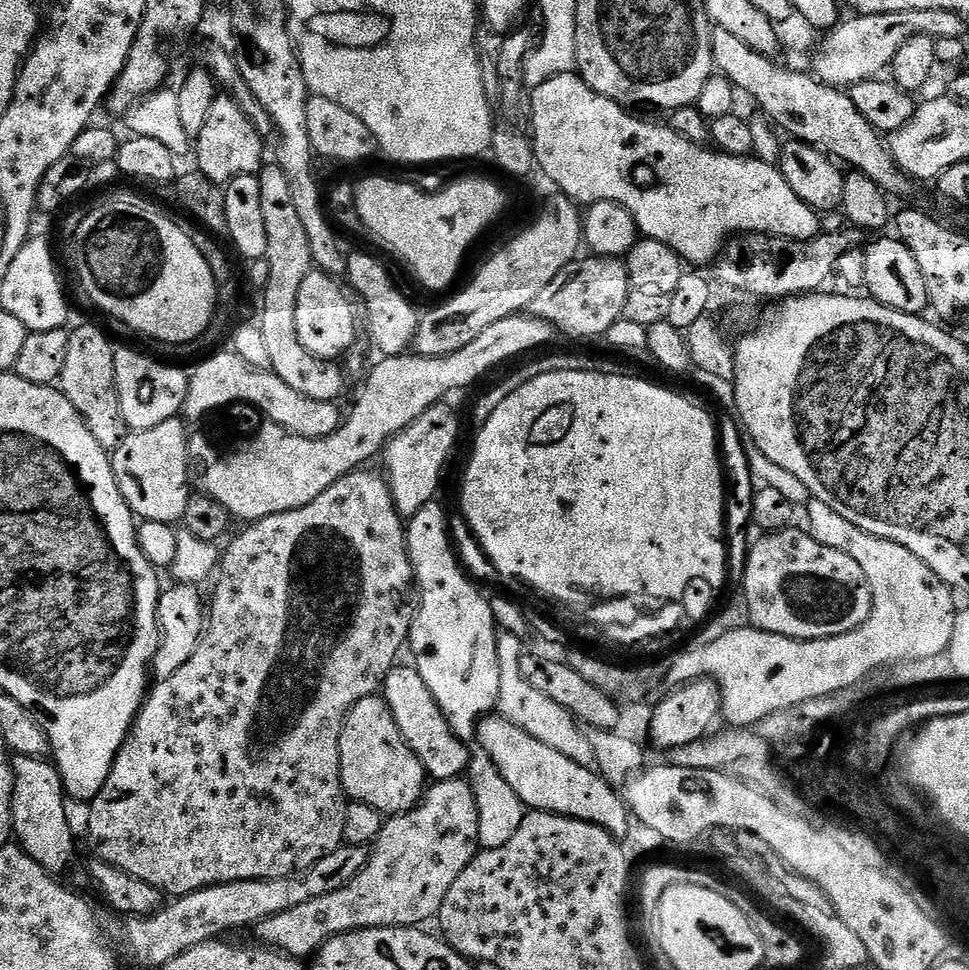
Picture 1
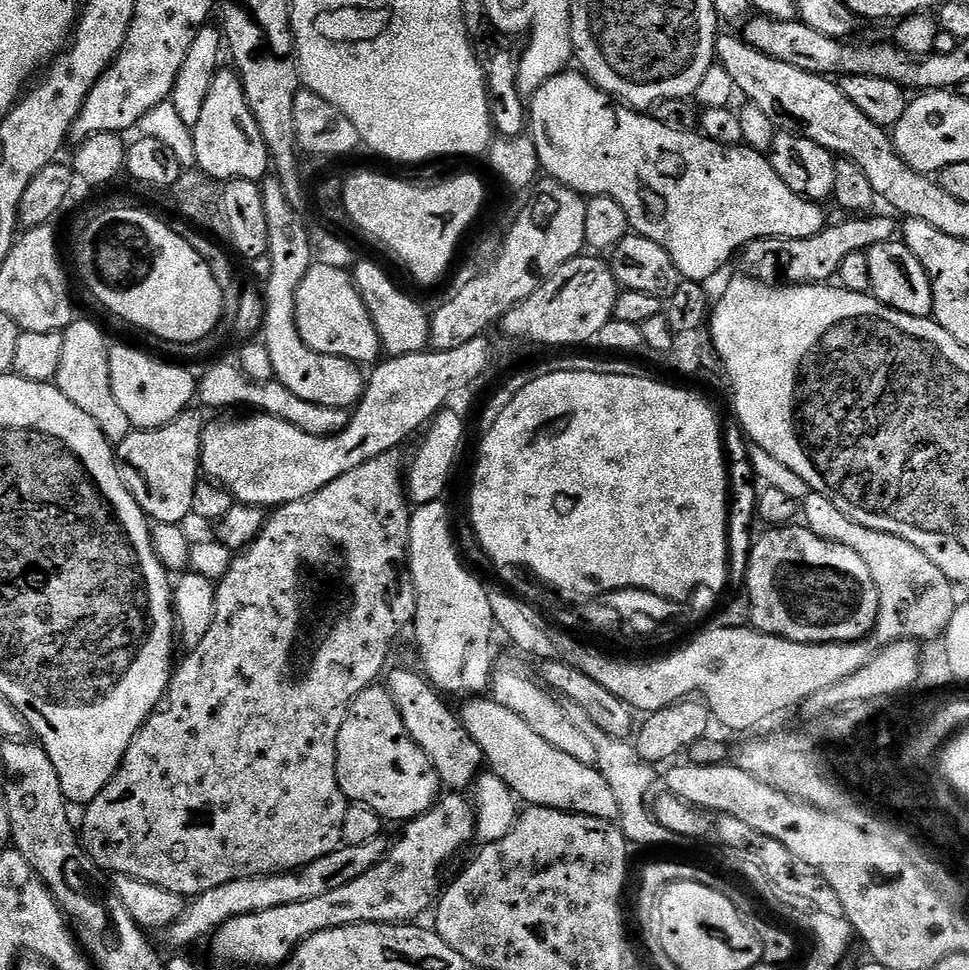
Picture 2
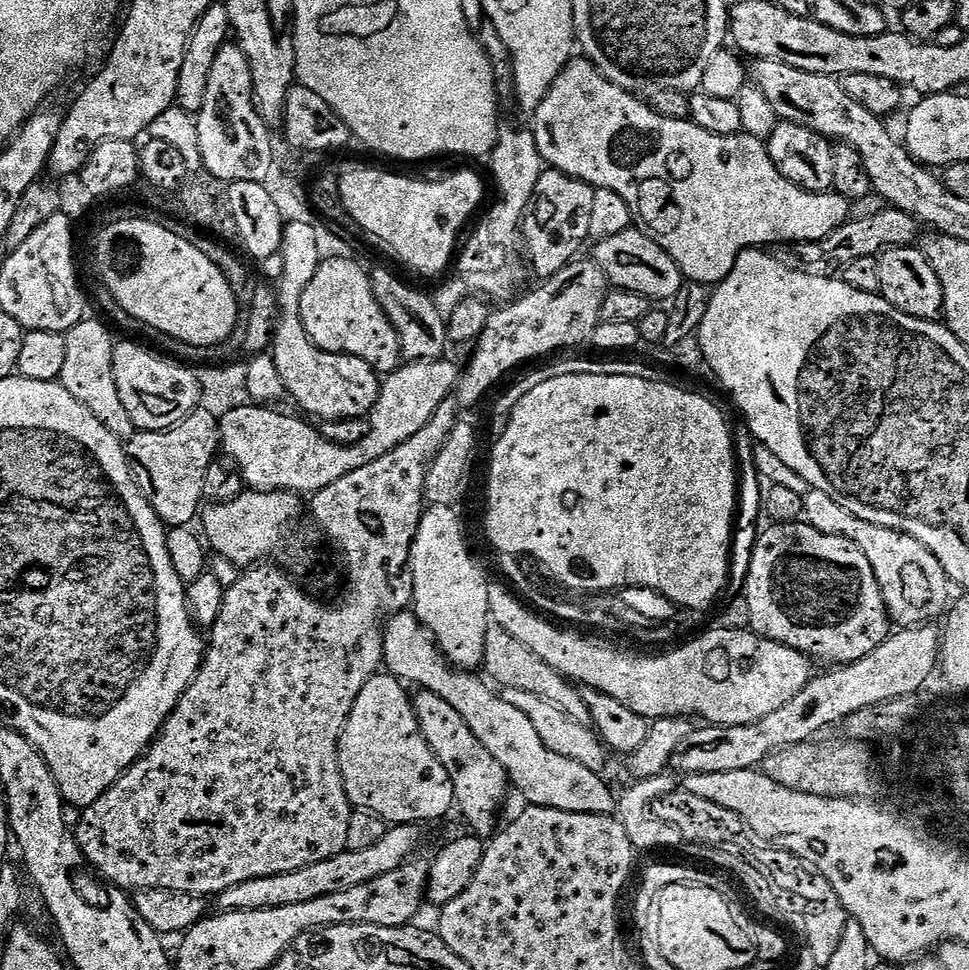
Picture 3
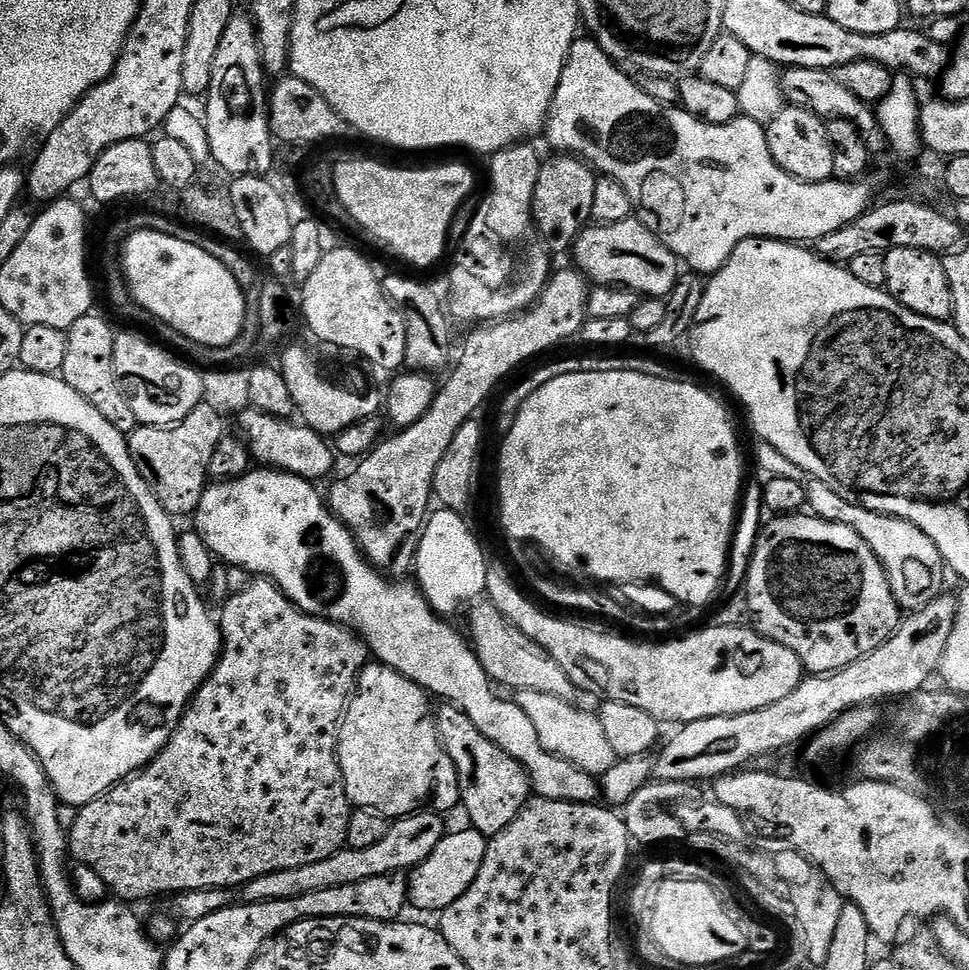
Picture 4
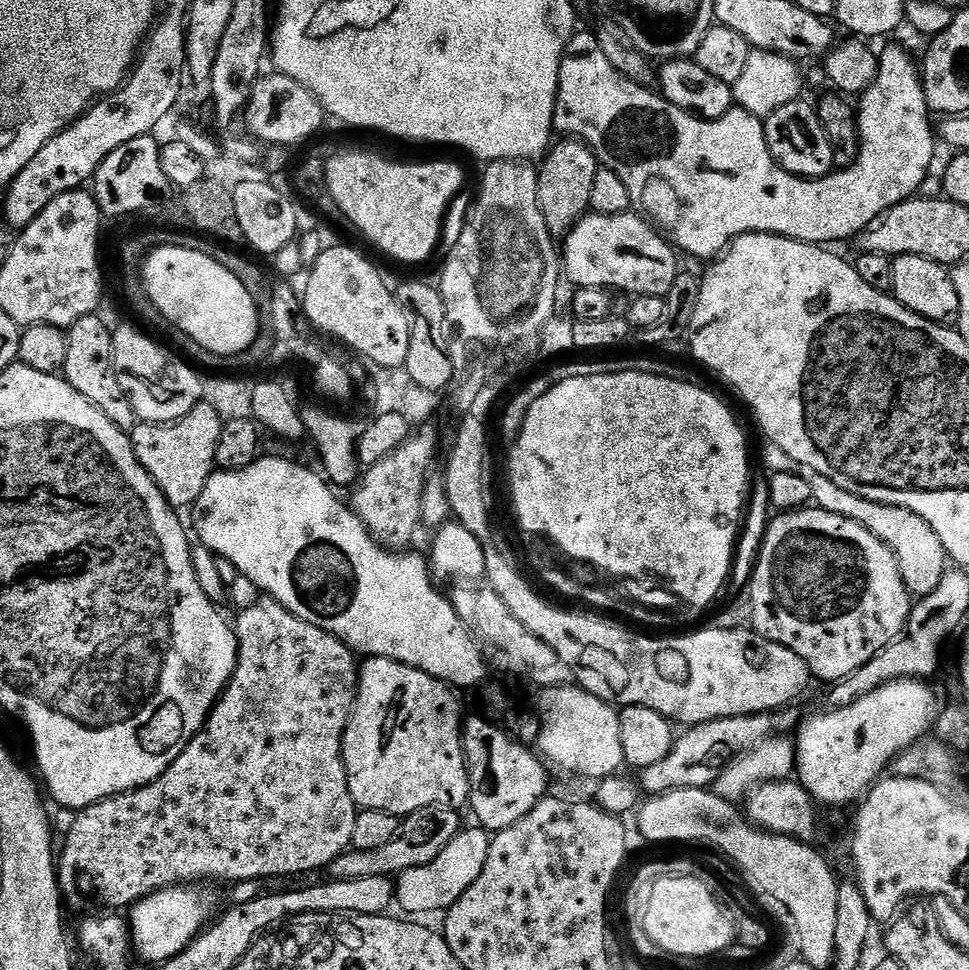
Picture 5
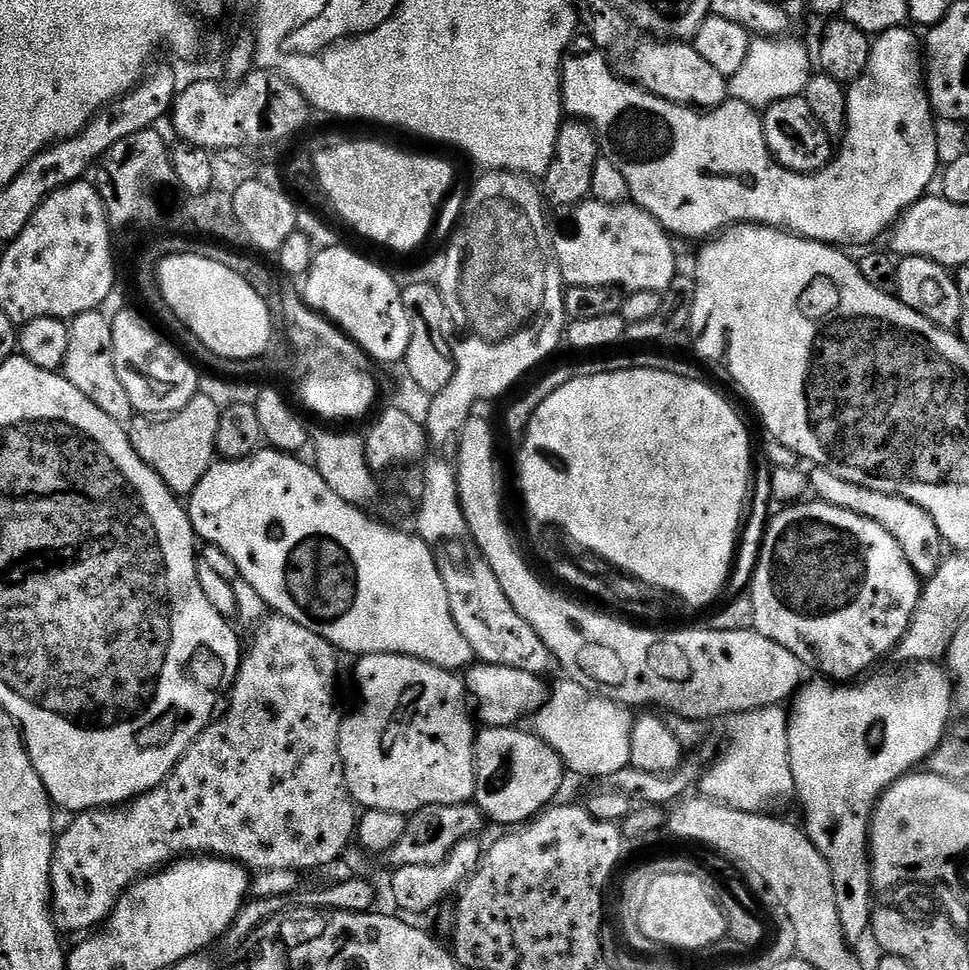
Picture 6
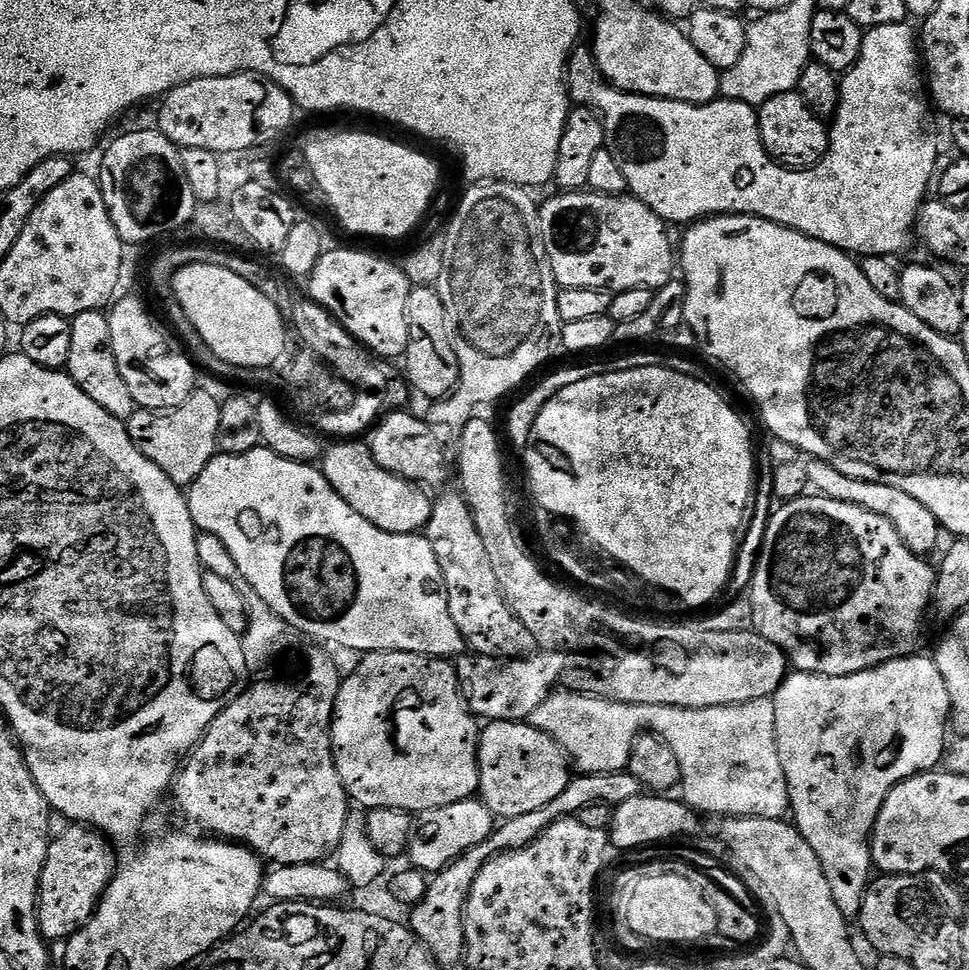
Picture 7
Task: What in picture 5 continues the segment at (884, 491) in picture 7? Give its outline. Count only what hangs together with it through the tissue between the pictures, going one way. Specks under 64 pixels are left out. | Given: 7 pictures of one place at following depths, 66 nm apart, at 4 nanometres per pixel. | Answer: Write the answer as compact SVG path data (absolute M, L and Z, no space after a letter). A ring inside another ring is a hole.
M813 475L811 481L815 507L830 510L830 514L842 514L842 518L850 518L866 526L870 534L878 537L895 554L904 585L913 597L925 596L938 587L938 582L942 582L944 577L949 559L938 534L930 530L930 522L926 522L926 518L918 518L918 514L905 512L898 506L886 506L858 498L858 494L850 494L850 490L842 490L842 486L834 486L830 478Z

